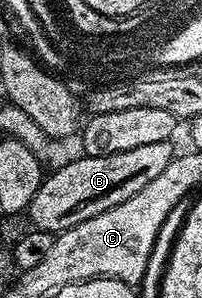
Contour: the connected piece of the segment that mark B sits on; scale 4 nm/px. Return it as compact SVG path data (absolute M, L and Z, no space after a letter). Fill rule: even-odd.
M169 140L132 147L132 151L120 151L116 155L78 155L75 161L60 166L51 177L50 174L43 176L42 185L30 201L29 224L57 235L76 227L76 223L84 223L84 219L92 219L92 215L100 215L100 211L108 211L108 207L116 207L116 203L124 203L124 199L132 199L136 191L152 183L152 179L172 163L176 156L174 144Z

